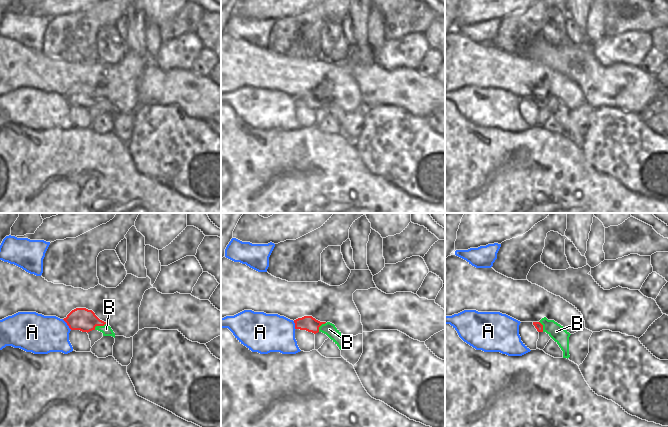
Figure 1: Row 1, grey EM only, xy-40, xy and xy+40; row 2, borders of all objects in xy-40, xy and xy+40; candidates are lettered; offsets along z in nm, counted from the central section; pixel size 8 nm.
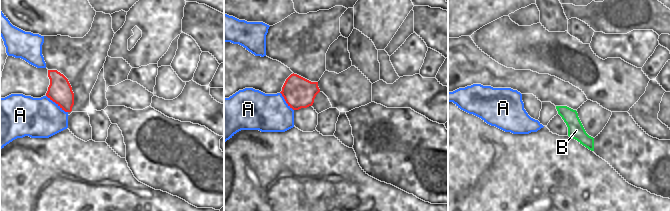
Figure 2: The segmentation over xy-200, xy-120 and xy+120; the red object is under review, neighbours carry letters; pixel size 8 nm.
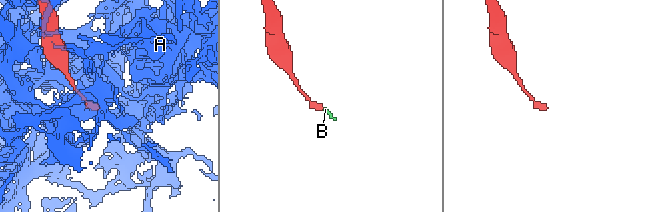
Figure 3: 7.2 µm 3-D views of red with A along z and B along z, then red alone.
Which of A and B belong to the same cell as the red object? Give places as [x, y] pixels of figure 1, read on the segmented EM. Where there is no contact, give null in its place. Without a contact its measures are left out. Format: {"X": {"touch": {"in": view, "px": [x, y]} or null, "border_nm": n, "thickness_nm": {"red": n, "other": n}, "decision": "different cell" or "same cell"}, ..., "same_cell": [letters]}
{"A": {"touch": {"in": "xy-40", "px": [67, 324]}, "border_nm": 120, "thickness_nm": {"red": 180, "other": 320}, "decision": "different cell"}, "B": {"touch": {"in": "xy-40", "px": [99, 325]}, "border_nm": 120, "thickness_nm": {"red": 180, "other": 80}, "decision": "same cell"}, "same_cell": ["B"]}

